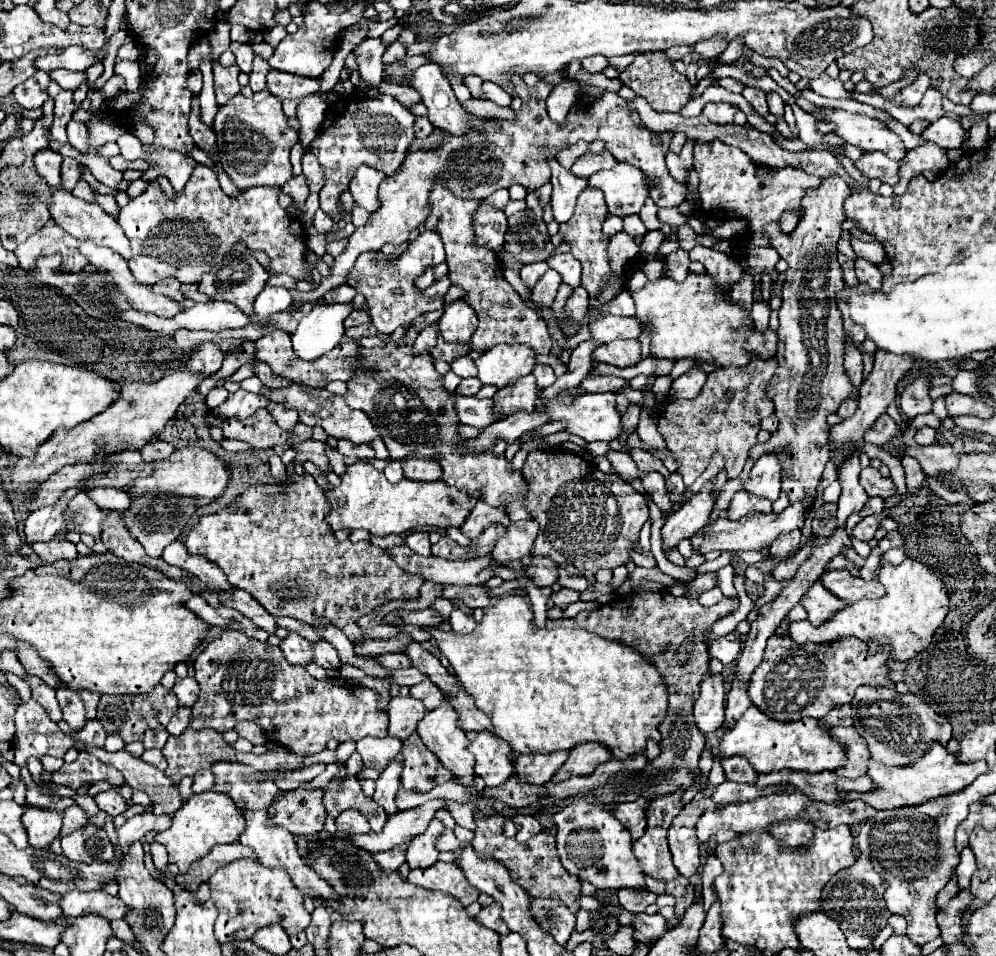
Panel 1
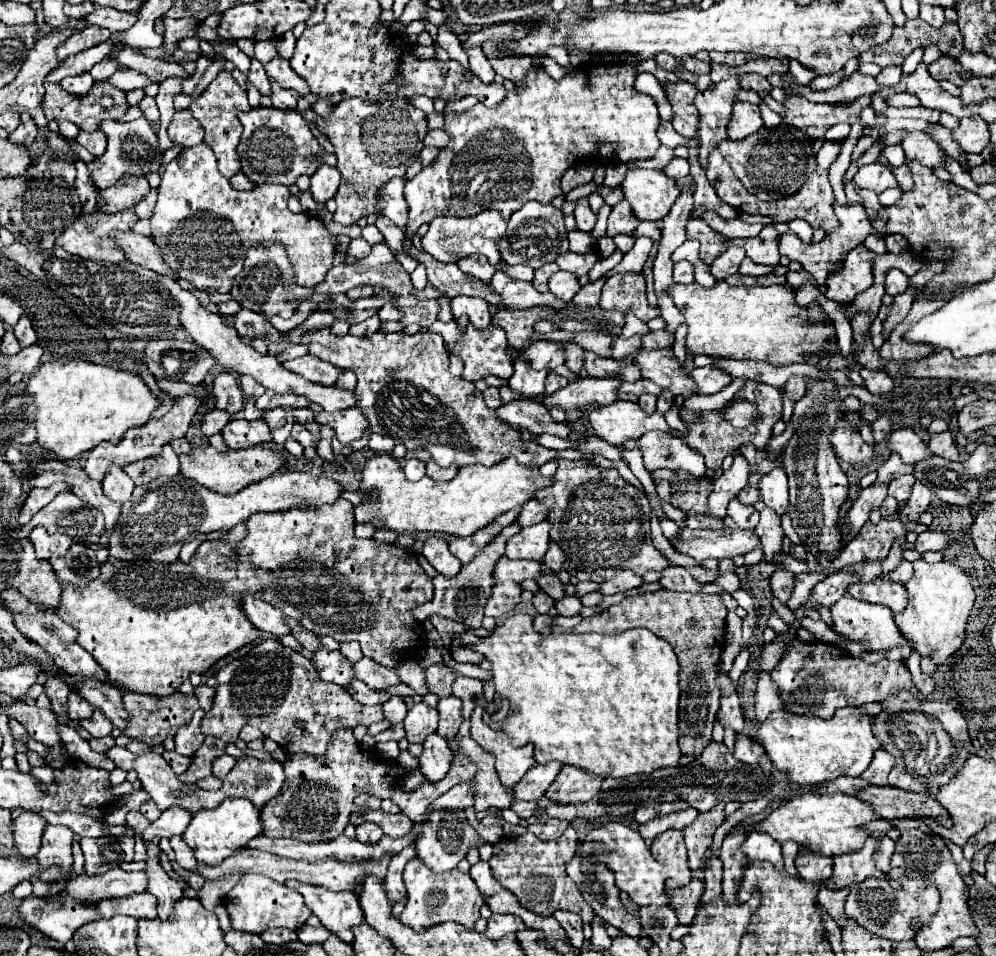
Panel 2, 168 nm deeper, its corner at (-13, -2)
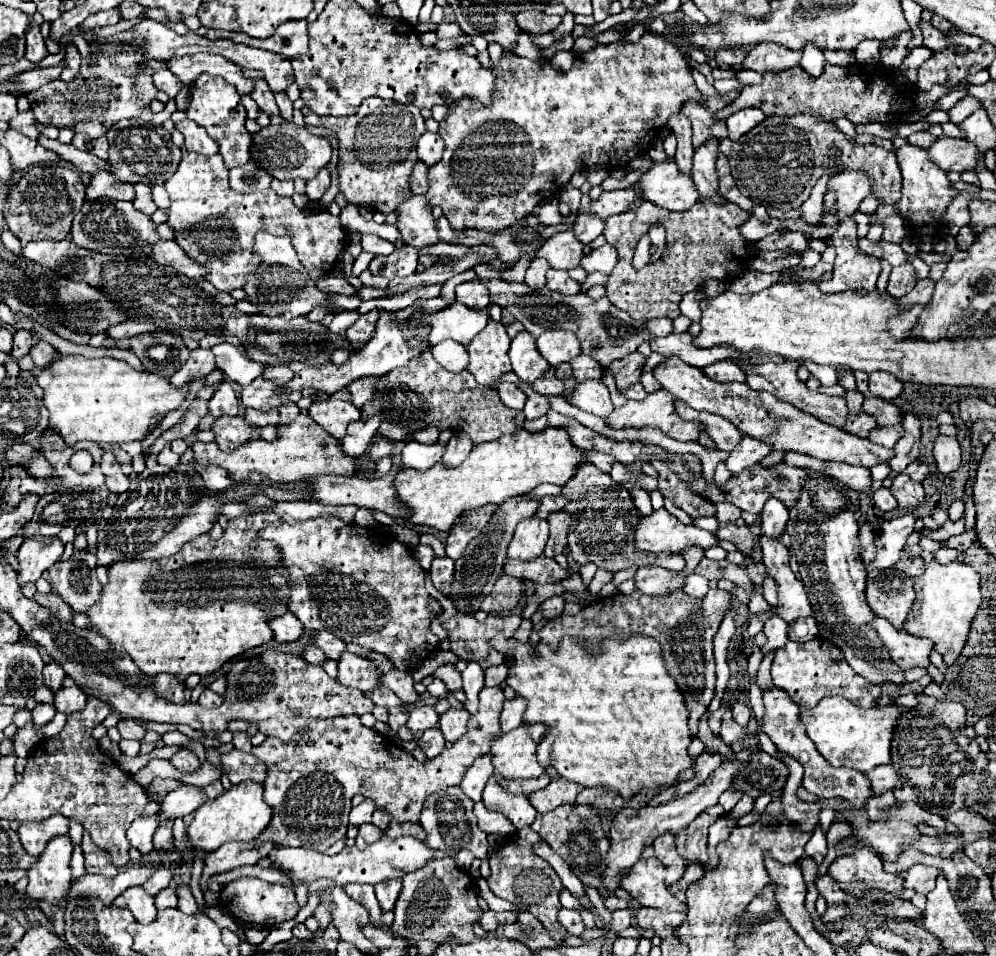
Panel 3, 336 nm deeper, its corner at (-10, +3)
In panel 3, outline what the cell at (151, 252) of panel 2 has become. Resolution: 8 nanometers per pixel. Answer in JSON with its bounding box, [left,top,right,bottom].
[151,240,203,280]

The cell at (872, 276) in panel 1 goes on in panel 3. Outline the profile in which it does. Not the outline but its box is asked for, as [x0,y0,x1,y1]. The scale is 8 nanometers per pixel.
[887,262,917,298]

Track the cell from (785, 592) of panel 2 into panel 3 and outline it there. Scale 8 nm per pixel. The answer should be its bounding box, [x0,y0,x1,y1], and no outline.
[763,576,777,606]

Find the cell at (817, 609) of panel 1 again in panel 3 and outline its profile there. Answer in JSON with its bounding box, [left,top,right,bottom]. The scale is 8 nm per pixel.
[867,616,933,668]

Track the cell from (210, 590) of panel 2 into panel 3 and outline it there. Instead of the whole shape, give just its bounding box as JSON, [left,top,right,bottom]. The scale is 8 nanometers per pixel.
[85,512,291,682]

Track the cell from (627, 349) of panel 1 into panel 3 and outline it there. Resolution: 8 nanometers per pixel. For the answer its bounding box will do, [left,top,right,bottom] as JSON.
[653,356,893,468]

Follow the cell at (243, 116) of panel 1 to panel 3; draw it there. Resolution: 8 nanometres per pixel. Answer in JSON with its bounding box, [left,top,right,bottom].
[251,118,331,180]

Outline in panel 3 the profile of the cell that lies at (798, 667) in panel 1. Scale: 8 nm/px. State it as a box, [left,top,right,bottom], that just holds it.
[771,638,931,708]

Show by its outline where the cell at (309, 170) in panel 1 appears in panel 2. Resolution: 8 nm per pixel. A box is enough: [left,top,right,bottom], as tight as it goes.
[310,165,340,203]

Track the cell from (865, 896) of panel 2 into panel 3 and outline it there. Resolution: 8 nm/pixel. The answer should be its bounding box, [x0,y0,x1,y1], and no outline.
[905,864,939,896]

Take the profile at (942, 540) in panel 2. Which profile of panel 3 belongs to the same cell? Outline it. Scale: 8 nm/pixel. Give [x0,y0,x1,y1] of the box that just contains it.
[941,530,977,552]

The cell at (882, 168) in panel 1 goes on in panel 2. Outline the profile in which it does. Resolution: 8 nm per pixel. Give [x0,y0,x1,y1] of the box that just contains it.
[852,163,898,193]

